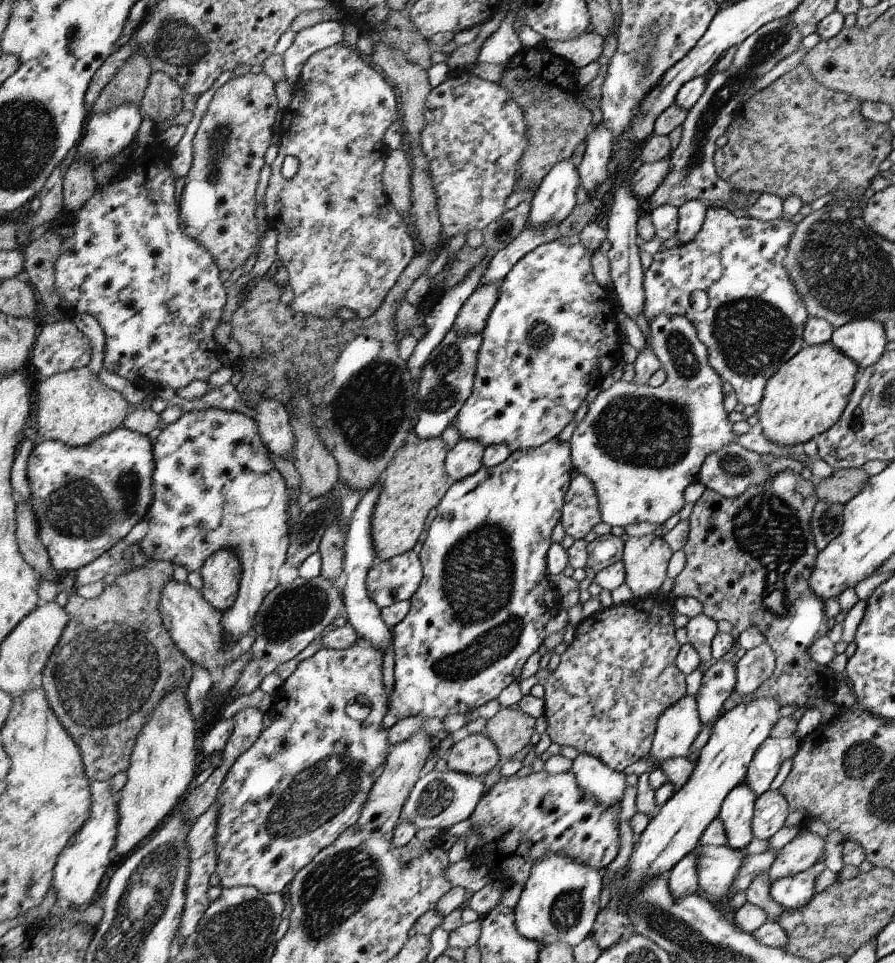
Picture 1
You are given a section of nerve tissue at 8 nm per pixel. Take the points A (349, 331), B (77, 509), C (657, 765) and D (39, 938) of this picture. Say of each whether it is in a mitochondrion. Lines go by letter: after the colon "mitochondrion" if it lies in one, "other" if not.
A: other
B: mitochondrion
C: other
D: other

